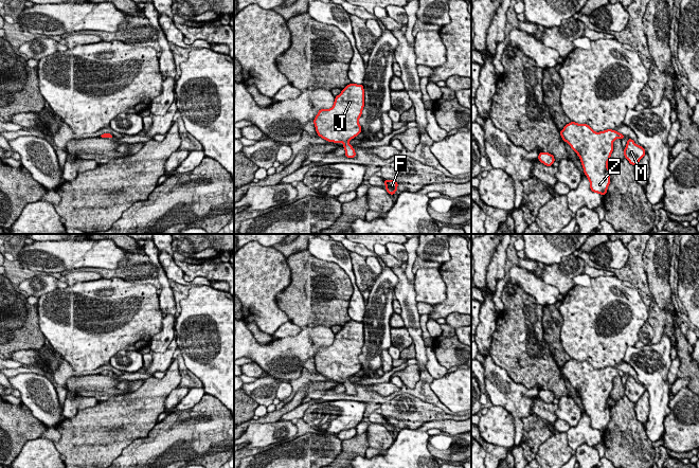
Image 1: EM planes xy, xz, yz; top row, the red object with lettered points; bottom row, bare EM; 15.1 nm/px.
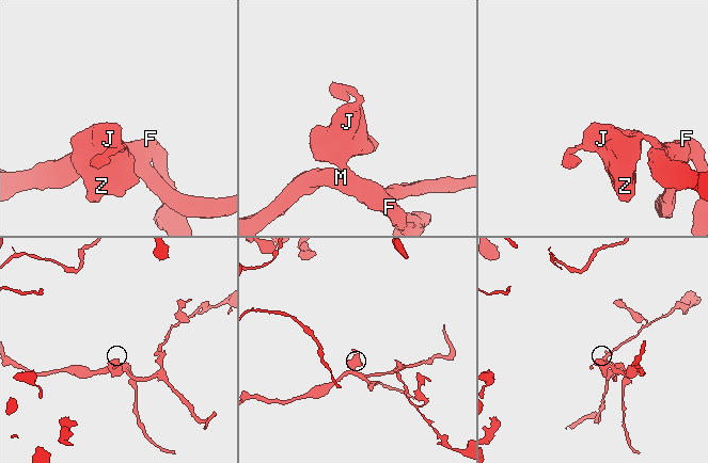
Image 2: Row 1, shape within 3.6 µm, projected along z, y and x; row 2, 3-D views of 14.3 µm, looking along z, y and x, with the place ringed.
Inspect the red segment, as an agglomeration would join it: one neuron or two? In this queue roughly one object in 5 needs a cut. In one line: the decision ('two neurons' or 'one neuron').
one neuron

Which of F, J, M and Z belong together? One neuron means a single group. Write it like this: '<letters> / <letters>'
F J M Z

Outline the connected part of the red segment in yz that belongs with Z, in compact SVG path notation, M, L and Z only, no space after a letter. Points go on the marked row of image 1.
M575 122L567 124L560 136L580 158L591 191L604 196L610 184L607 163L613 151L613 141L625 136L612 129L595 132L588 124Z

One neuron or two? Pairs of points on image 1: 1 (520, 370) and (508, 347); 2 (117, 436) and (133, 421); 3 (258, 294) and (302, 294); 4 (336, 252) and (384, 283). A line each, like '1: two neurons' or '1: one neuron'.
1: one neuron
2: one neuron
3: two neurons
4: two neurons

